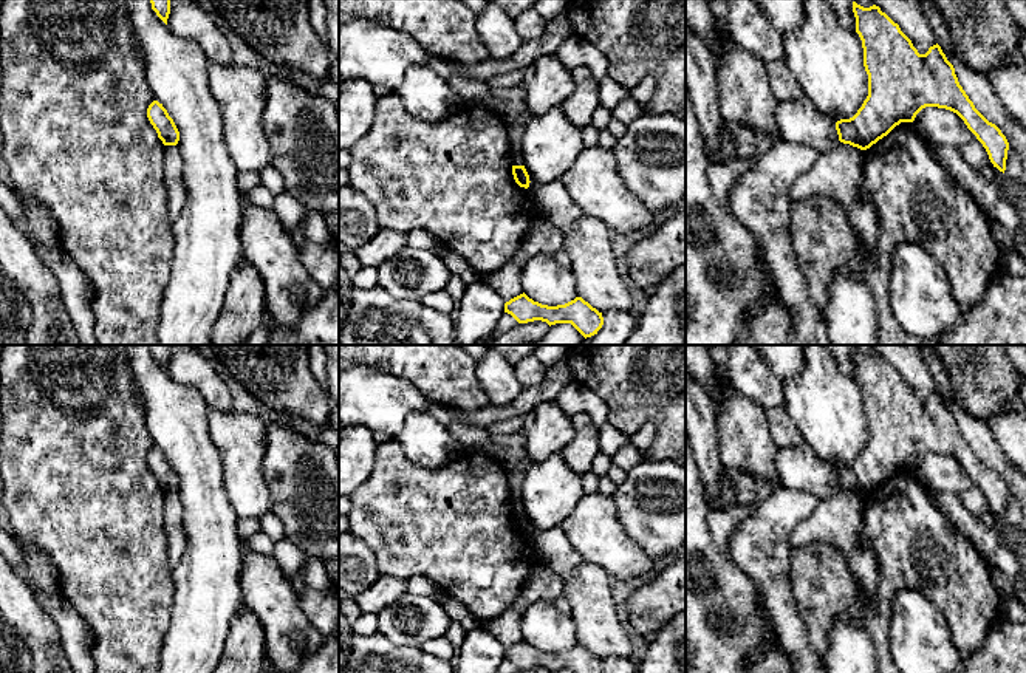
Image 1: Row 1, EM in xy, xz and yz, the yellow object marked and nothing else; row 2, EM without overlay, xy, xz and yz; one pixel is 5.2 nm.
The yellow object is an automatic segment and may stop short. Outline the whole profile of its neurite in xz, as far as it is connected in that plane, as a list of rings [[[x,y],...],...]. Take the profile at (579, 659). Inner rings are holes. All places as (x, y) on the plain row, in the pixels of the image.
[[[525,639],[504,650],[504,659],[511,661],[518,670],[534,667],[546,668],[549,673],[556,670],[571,670],[573,673],[602,673],[604,664],[582,644],[548,653],[529,645]]]

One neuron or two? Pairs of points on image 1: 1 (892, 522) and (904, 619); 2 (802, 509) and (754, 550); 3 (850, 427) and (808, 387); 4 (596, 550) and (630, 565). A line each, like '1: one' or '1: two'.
1: two
2: one
3: one
4: one

